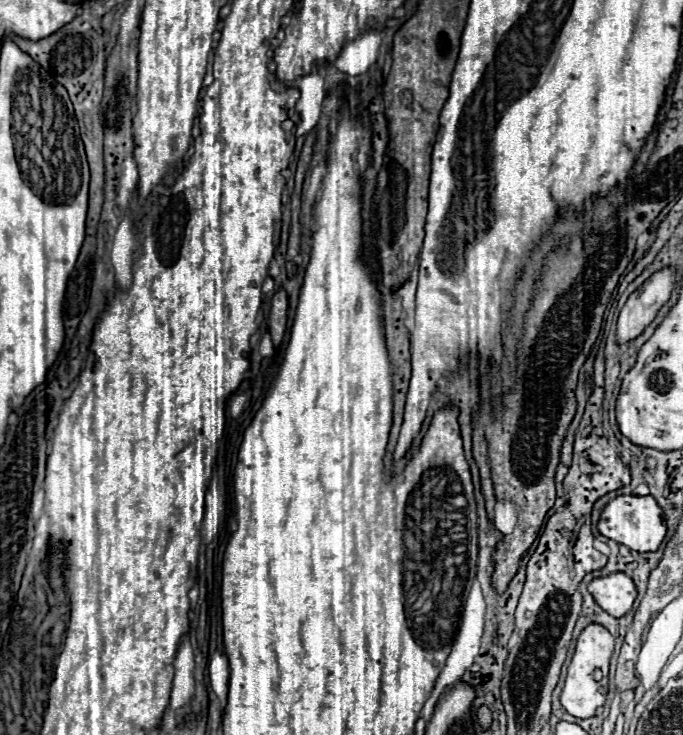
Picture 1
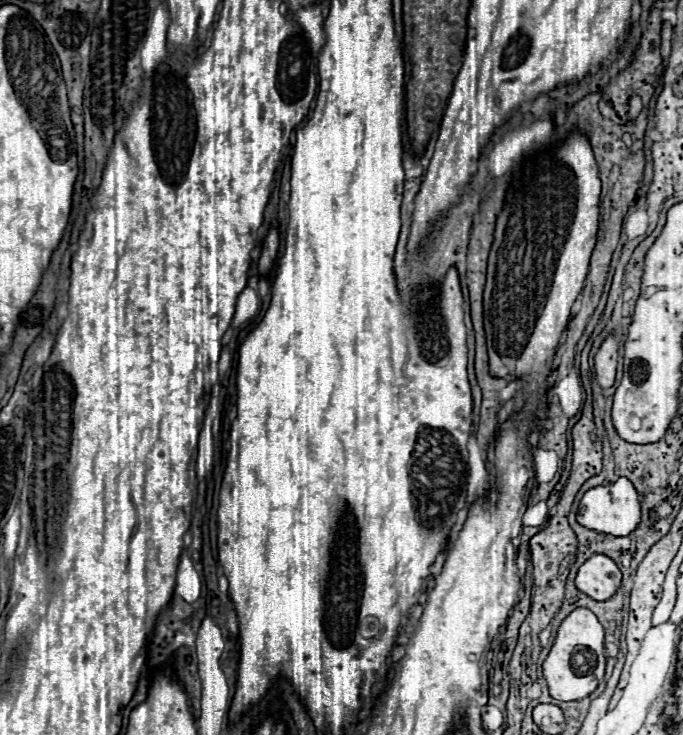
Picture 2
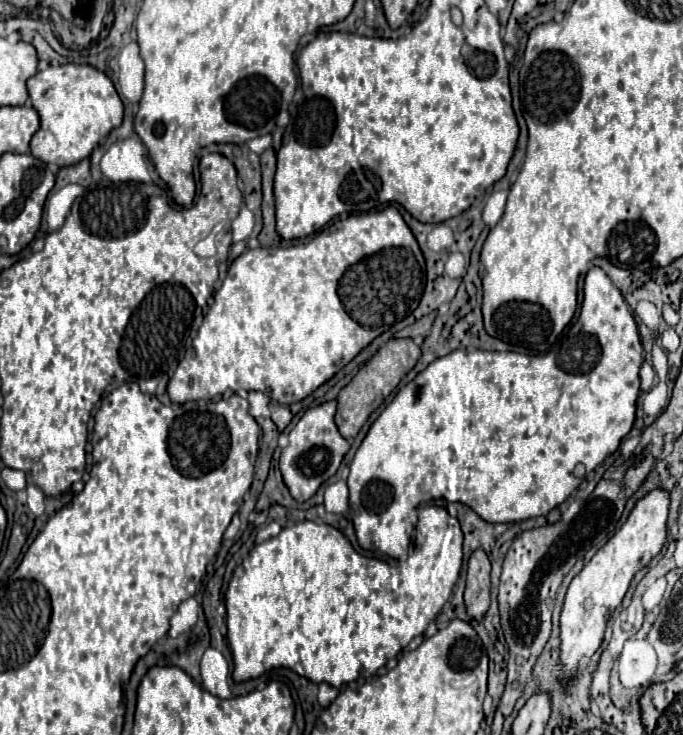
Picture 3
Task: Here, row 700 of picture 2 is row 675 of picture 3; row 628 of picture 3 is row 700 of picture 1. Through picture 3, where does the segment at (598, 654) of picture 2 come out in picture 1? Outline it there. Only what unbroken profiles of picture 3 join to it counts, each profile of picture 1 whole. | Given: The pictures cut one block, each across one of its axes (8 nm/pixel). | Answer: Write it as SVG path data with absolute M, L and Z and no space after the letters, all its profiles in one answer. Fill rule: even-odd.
M590 624L586 626L578 640L576 640L576 650L572 656L572 662L568 666L568 674L564 680L564 688L560 694L562 706L568 710L568 714L576 718L590 718L598 712L598 708L604 706L606 692L608 692L608 666L610 666L610 656L614 650L614 636L600 624ZM594 672L602 672L602 680L594 680Z

